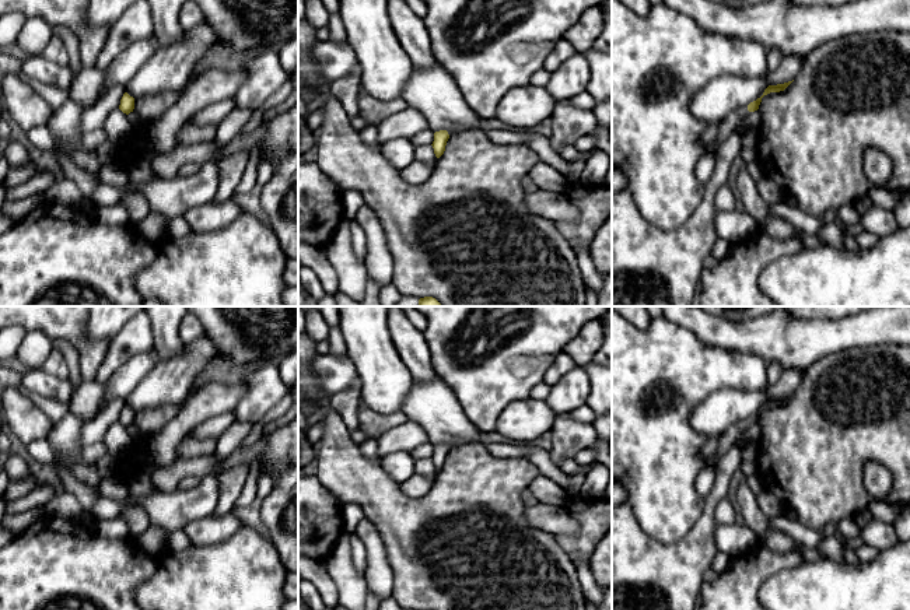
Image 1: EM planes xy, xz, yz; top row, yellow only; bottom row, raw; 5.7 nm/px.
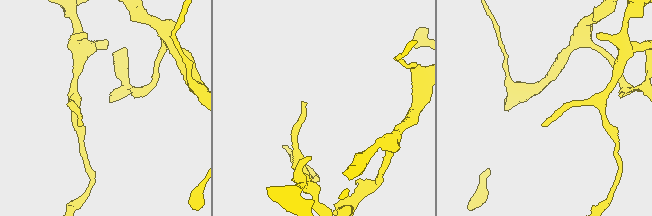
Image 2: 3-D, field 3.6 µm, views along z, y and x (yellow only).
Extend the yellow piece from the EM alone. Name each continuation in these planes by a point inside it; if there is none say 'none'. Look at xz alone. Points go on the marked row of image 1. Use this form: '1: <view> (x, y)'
none

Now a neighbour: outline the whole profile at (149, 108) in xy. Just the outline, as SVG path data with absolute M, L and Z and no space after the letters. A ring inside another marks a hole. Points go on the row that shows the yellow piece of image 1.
M169 91L134 99L133 112L139 115L141 122L139 126L133 126L132 136L122 146L118 146L115 161L119 161L125 169L129 169L136 159L140 159L141 137L148 134L148 126L176 104L181 95L182 91Z

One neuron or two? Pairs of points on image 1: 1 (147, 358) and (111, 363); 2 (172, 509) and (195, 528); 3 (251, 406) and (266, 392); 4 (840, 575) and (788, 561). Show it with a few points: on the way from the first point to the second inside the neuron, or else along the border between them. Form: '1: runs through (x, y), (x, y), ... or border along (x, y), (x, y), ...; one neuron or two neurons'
1: border along (151, 351), (133, 354), (104, 382); two neurons
2: border along (213, 511), (192, 519), (181, 529); two neurons
3: runs through (255, 402), (262, 395); one neuron
4: border along (802, 560), (774, 572), (767, 579); two neurons

